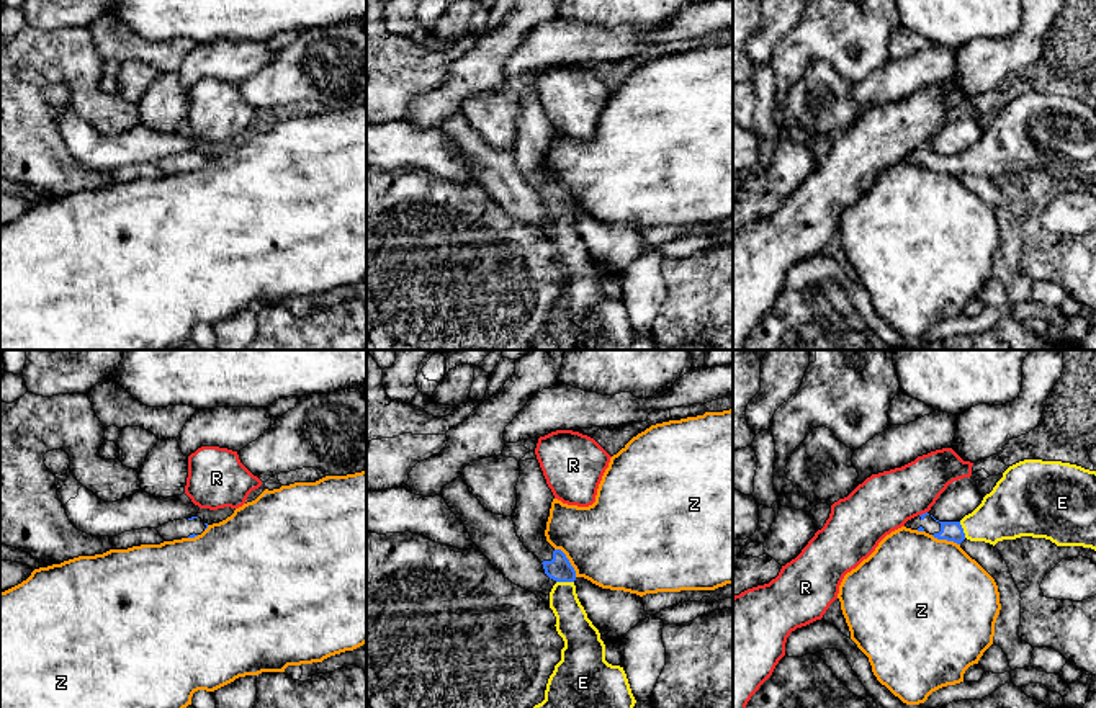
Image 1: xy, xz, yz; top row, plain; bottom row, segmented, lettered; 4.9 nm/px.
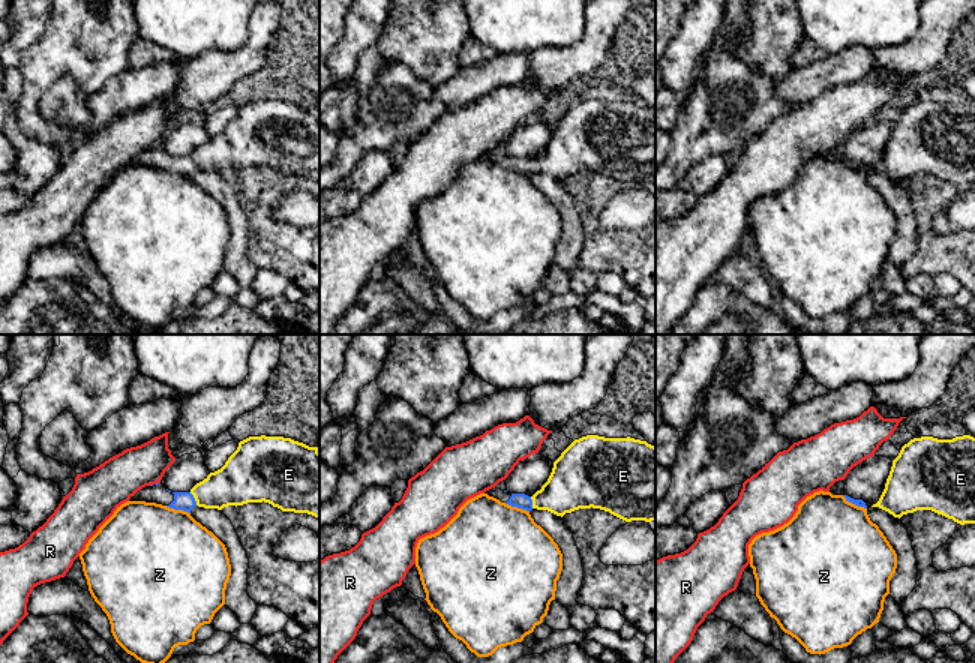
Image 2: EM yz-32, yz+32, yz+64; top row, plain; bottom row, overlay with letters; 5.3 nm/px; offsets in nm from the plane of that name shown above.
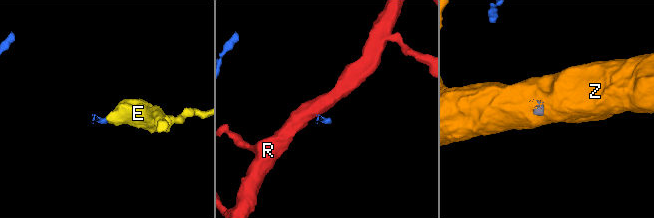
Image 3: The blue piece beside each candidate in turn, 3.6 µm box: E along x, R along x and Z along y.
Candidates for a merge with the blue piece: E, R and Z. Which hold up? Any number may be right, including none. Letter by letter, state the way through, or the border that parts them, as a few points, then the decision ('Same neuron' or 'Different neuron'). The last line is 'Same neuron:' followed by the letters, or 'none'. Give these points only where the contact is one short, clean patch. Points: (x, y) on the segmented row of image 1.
E: Path across: xz (560, 569), (565, 581), (565, 605), (573, 625). Same neuron
R: Boundary: yz (926, 510), (920, 515). Different neuron
Z: Boundary: xz (555, 548), (565, 555), (576, 576). Different neuron
Same neuron: E

